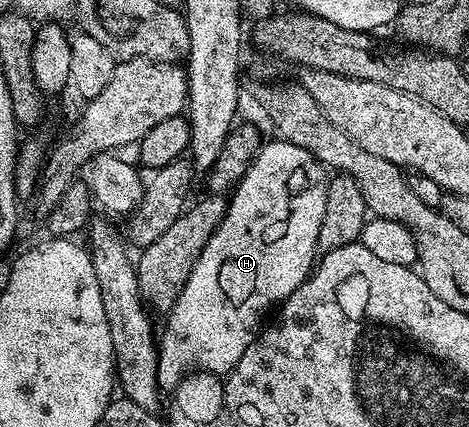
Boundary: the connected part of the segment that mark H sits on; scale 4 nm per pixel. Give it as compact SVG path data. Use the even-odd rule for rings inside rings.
M271 139L271 143L270 140L263 142L250 167L233 188L222 218L196 257L178 300L169 308L170 316L166 319L166 328L163 331L161 328L157 344L158 385L163 392L173 392L192 368L225 376L236 361L244 357L244 349L252 345L256 332L263 326L262 318L274 306L275 310L285 303L286 298L312 274L320 251L318 238L324 221L328 175L308 149L292 145L287 139Z

